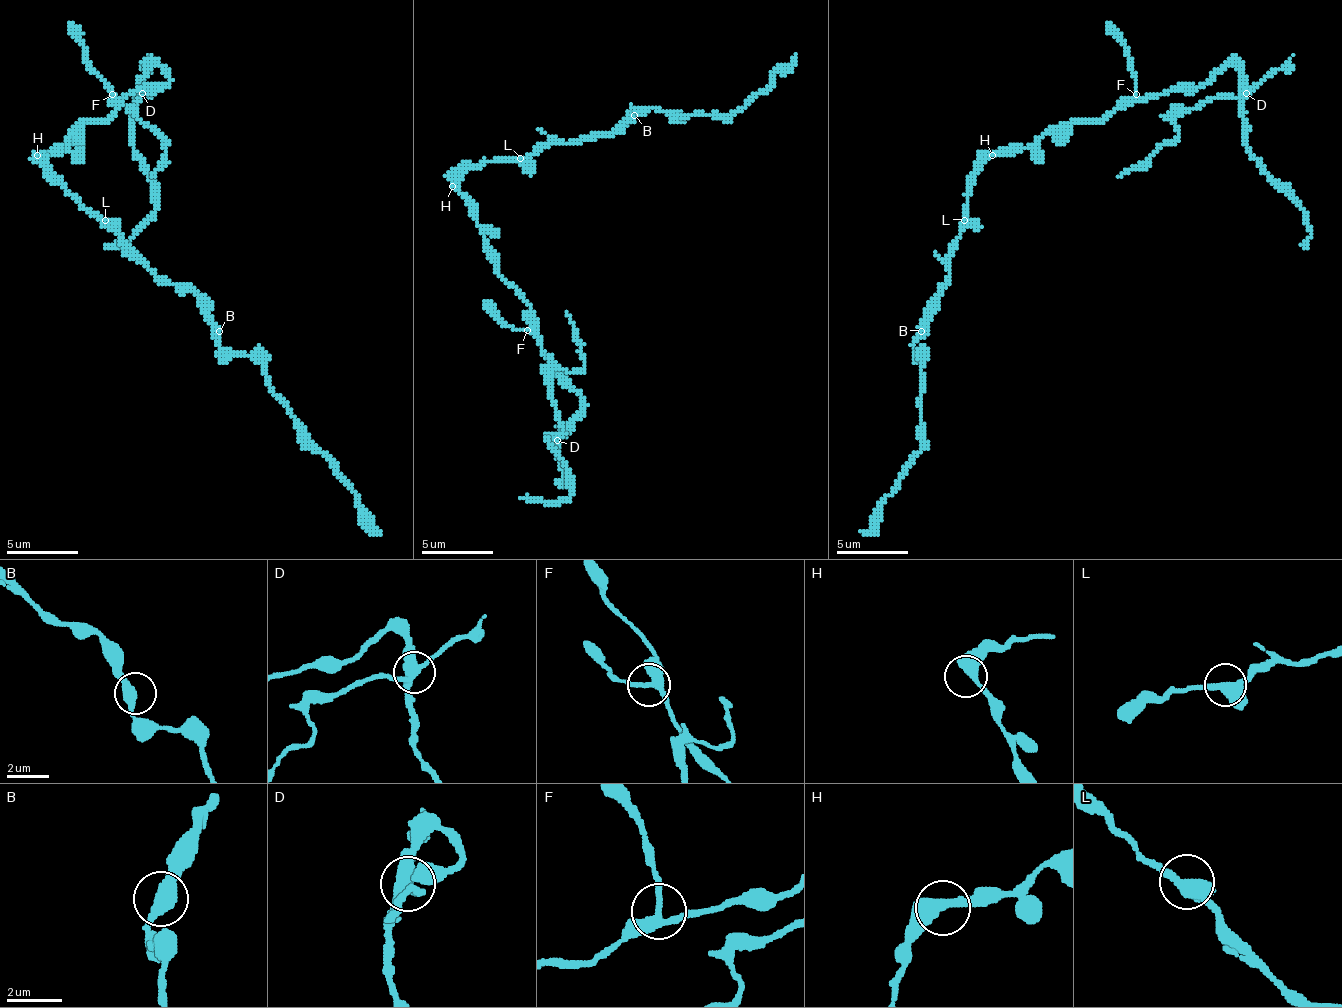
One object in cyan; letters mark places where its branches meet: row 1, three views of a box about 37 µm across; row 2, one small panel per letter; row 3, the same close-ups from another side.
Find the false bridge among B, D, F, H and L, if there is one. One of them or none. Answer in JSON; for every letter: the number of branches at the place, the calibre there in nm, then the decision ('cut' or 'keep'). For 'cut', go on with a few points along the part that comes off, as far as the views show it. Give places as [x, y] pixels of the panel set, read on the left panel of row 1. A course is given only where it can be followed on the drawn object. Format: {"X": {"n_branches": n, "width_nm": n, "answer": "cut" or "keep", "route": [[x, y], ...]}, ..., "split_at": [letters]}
{"B": {"n_branches": 2, "width_nm": 440, "answer": "keep"}, "D": {"n_branches": 4, "width_nm": 380, "answer": "cut", "route": [[141, 94], [148, 98], [141, 98], [137, 116], [169, 141], [151, 177]]}, "F": {"n_branches": 3, "width_nm": 280, "answer": "keep"}, "H": {"n_branches": 2, "width_nm": 480, "answer": "keep"}, "L": {"n_branches": 3, "width_nm": 380, "answer": "keep"}, "split_at": ["D"]}

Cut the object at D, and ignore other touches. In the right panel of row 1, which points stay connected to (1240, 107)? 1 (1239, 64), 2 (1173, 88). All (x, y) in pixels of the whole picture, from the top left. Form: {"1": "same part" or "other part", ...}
{"1": "same part", "2": "same part"}

